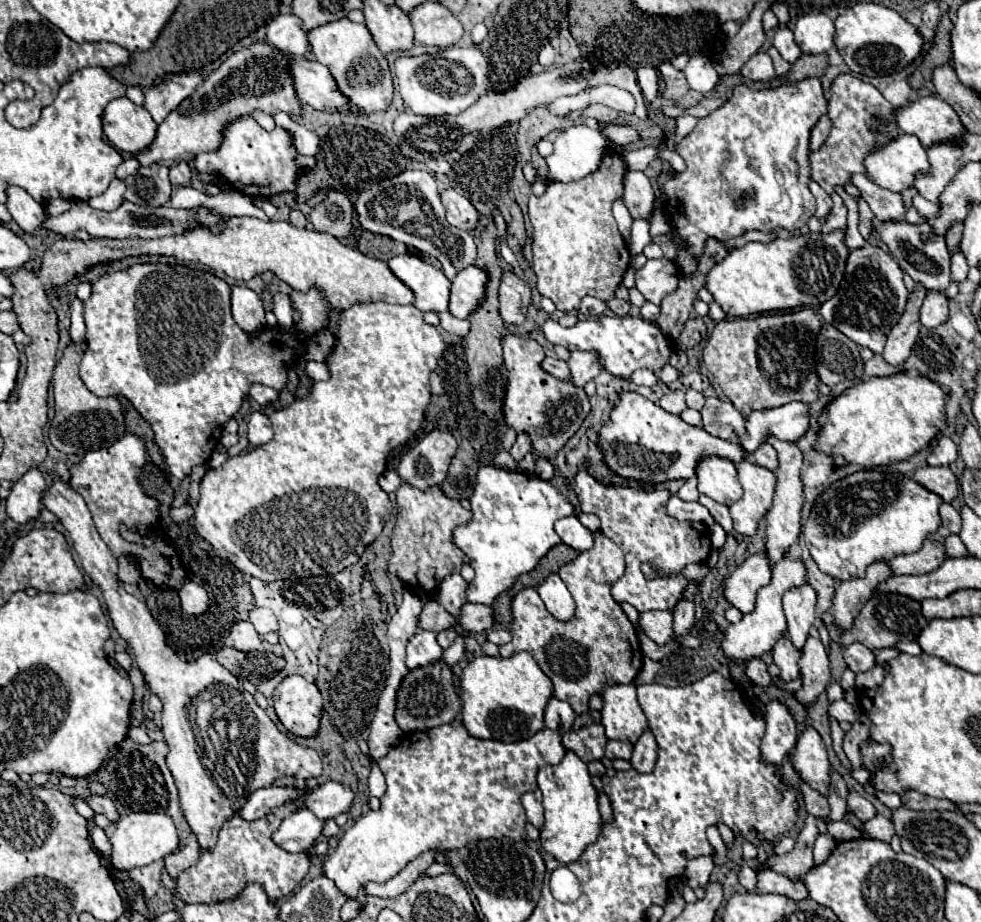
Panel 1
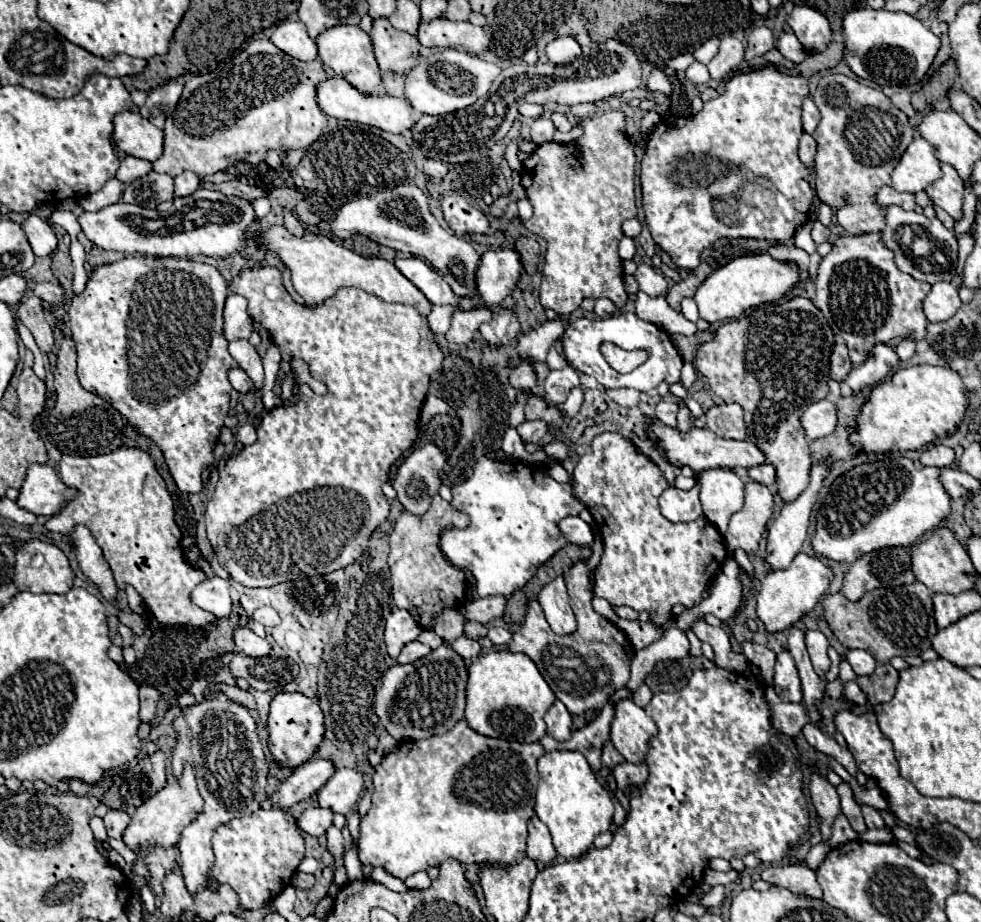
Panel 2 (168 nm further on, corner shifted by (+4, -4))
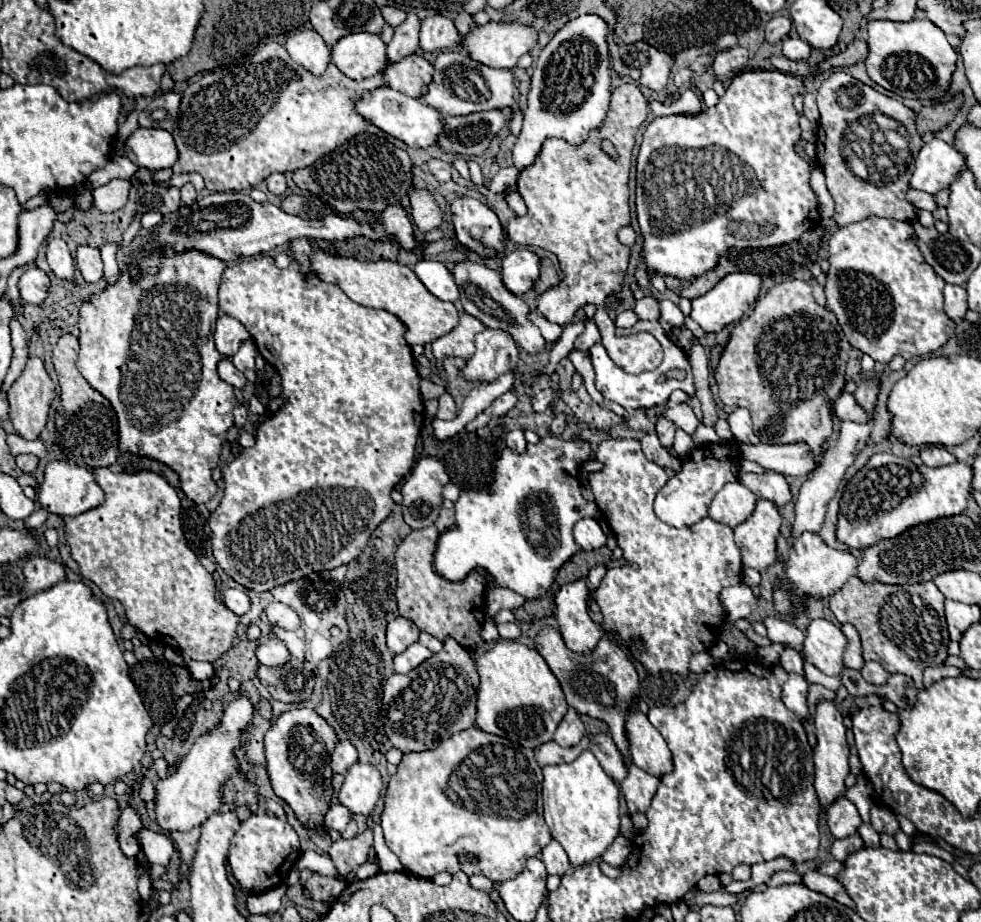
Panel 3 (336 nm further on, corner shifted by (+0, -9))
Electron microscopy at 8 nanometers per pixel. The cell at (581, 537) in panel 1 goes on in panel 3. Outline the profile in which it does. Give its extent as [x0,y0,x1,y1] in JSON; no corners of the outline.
[574,518,606,550]

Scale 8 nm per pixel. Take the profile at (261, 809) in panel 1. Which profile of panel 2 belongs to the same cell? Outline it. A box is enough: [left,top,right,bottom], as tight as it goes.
[272,759,336,807]

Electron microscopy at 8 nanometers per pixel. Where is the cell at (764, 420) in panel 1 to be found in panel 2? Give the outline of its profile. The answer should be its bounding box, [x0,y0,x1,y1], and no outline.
[802,399,838,441]

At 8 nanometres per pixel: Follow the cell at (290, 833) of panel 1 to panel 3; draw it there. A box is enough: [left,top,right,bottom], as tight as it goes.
[324,804,350,832]

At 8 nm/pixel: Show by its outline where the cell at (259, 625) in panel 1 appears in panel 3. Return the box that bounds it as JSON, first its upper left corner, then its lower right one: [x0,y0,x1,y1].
[264,602,300,630]

